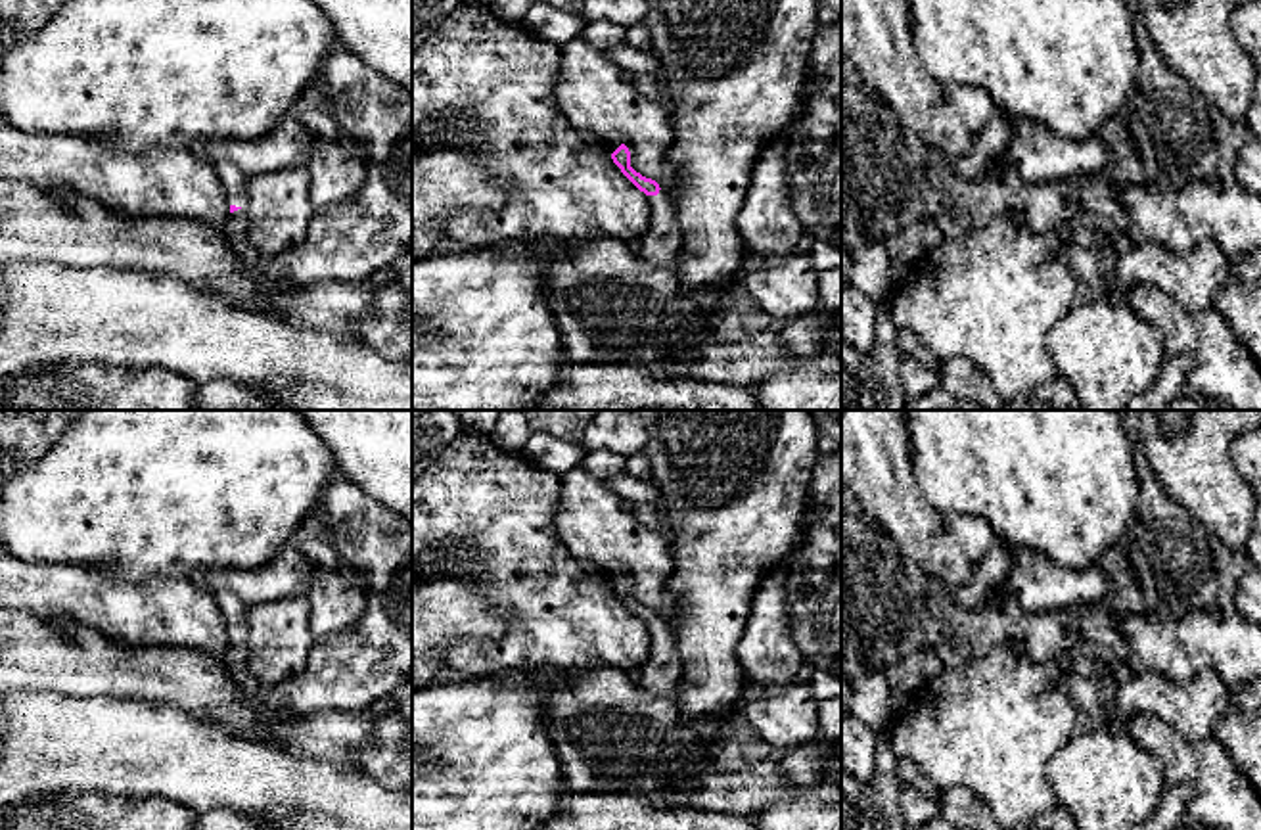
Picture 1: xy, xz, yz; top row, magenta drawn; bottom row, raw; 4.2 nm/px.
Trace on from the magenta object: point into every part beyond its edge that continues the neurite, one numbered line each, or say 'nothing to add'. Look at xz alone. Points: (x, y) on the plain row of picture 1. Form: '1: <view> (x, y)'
1: xz (660, 675)

